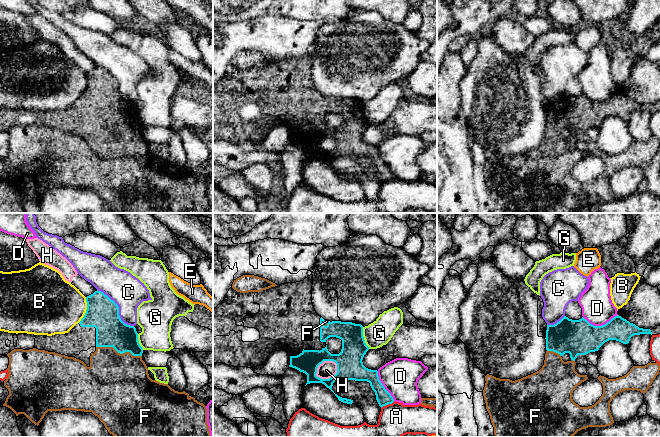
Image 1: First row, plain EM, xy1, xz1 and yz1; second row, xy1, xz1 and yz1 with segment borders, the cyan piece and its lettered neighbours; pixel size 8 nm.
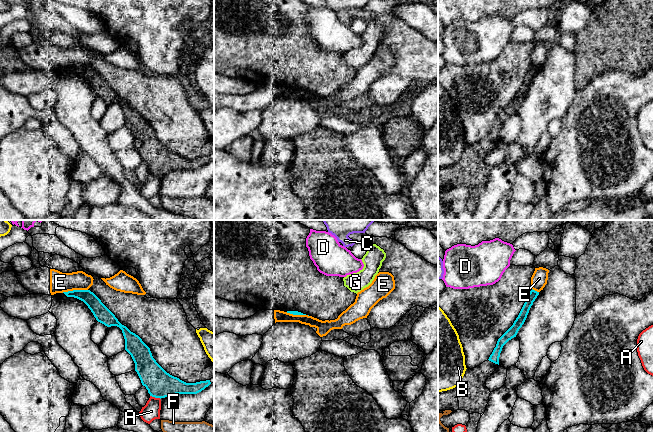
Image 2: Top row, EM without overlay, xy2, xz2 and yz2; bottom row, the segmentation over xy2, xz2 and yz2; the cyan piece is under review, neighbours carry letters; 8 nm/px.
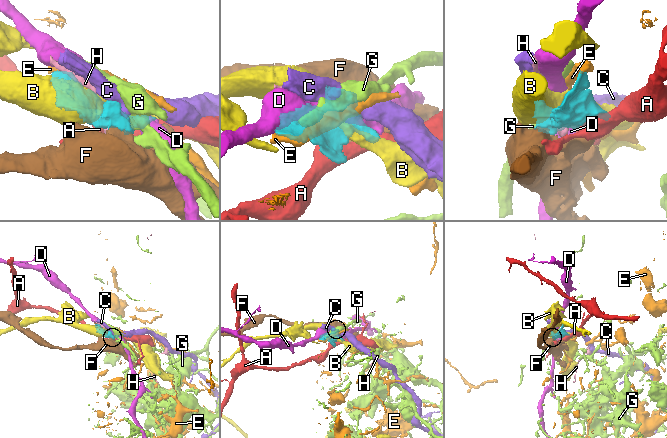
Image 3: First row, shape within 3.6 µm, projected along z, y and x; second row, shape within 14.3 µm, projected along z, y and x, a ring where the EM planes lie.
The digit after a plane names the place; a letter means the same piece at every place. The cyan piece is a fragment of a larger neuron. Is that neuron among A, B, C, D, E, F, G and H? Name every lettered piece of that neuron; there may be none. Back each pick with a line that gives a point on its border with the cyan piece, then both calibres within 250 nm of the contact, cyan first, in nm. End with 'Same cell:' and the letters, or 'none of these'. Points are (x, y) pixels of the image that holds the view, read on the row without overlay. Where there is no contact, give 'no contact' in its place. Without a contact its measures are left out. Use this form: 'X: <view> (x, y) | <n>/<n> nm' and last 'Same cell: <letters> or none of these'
F: xy1 (119, 128) | 240/480 nm
Same cell: F

